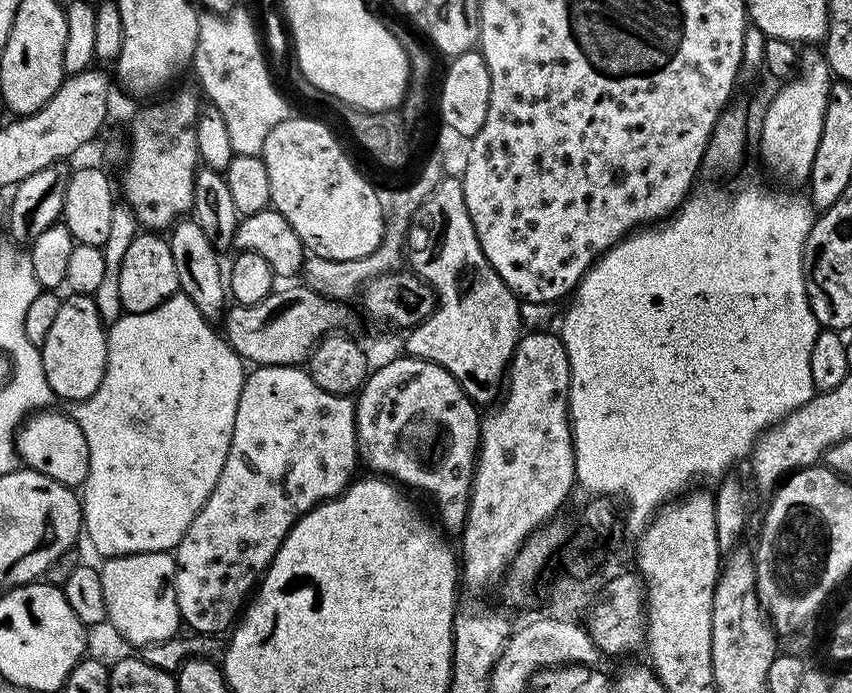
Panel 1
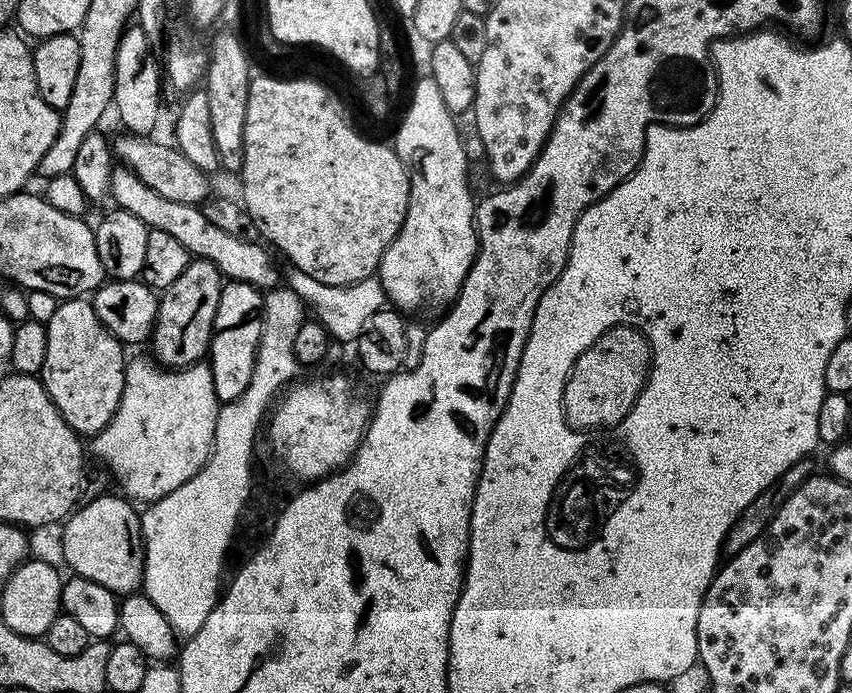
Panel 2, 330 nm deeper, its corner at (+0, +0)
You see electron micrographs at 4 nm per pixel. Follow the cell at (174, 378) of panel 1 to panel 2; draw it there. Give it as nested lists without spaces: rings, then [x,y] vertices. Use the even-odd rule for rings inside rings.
[[[148,360],[127,361],[118,410],[114,410],[114,418],[110,418],[108,425],[90,440],[93,454],[101,460],[97,461],[107,469],[115,483],[116,480],[120,483],[119,491],[133,501],[143,502],[166,498],[170,490],[178,490],[182,482],[190,482],[190,478],[202,470],[208,455],[212,453],[216,419],[222,403],[214,394],[214,374],[207,363],[169,370]]]

